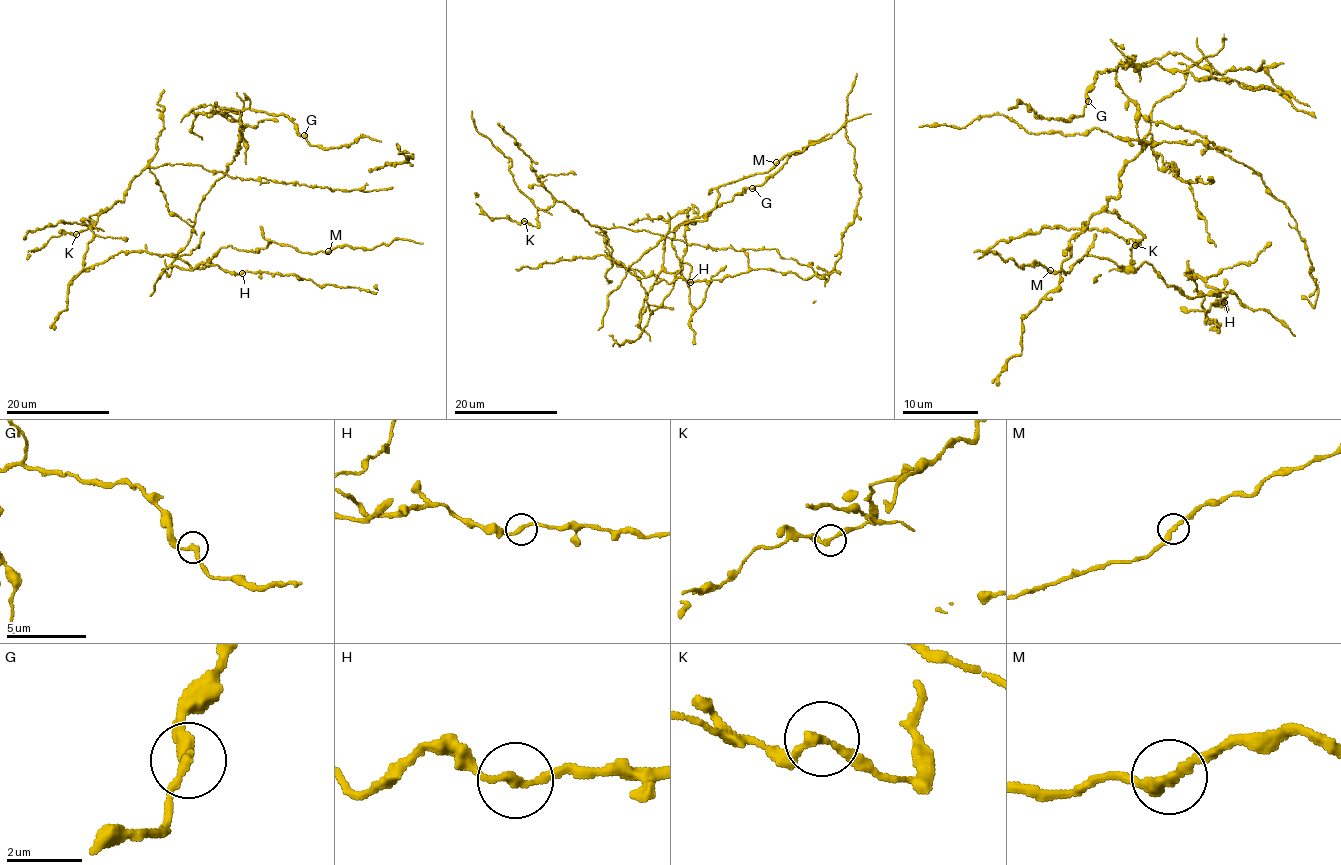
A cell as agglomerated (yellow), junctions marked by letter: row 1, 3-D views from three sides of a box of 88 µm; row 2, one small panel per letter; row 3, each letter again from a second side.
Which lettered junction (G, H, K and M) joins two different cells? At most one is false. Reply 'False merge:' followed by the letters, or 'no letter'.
False merge: G

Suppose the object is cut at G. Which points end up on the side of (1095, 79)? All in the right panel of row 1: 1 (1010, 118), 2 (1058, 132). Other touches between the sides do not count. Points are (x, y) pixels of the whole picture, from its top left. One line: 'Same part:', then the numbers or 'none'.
Same part: 1, 2

